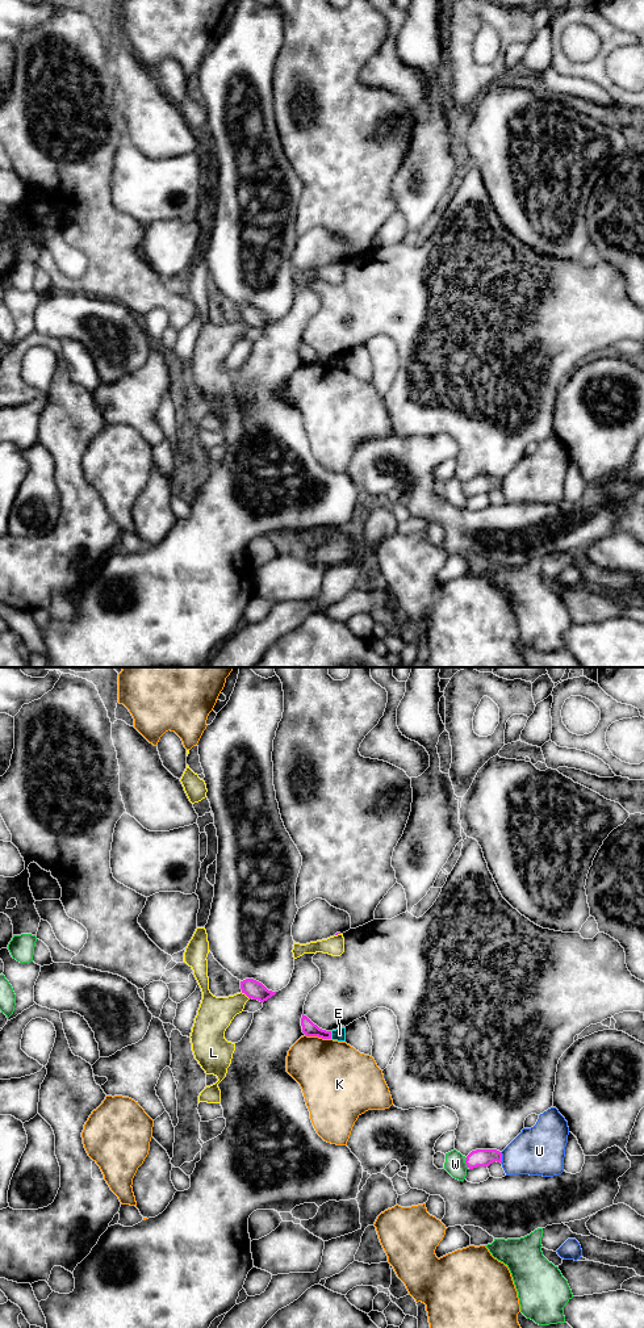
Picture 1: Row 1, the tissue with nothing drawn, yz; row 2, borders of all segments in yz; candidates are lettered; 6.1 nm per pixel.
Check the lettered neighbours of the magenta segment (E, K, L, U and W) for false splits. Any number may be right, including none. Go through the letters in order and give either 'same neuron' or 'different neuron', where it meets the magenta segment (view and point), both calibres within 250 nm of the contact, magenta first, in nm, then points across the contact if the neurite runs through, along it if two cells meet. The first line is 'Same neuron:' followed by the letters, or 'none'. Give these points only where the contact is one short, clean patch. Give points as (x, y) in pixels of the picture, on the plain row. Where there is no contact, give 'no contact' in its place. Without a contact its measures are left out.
Same neuron: none
E: different neuron; meets magenta in yz at (330, 363); 90 nm thick on the magenta side, 80 nm on the other; border along yz (330, 359), (331, 365)
K: different neuron; meets magenta in yz at (318, 364); 90 nm thick on the magenta side, 420 nm on the other
L: different neuron; meets magenta in yz at (245, 321); 120 nm thick on the magenta side, 220 nm on the other
U: different neuron; meets magenta in yz at (501, 485); 110 nm thick on the magenta side, 300 nm on the other
W: different neuron; meets magenta in yz at (465, 490); 110 nm thick on the magenta side, 130 nm on the other; border along yz (465, 485), (467, 495)

